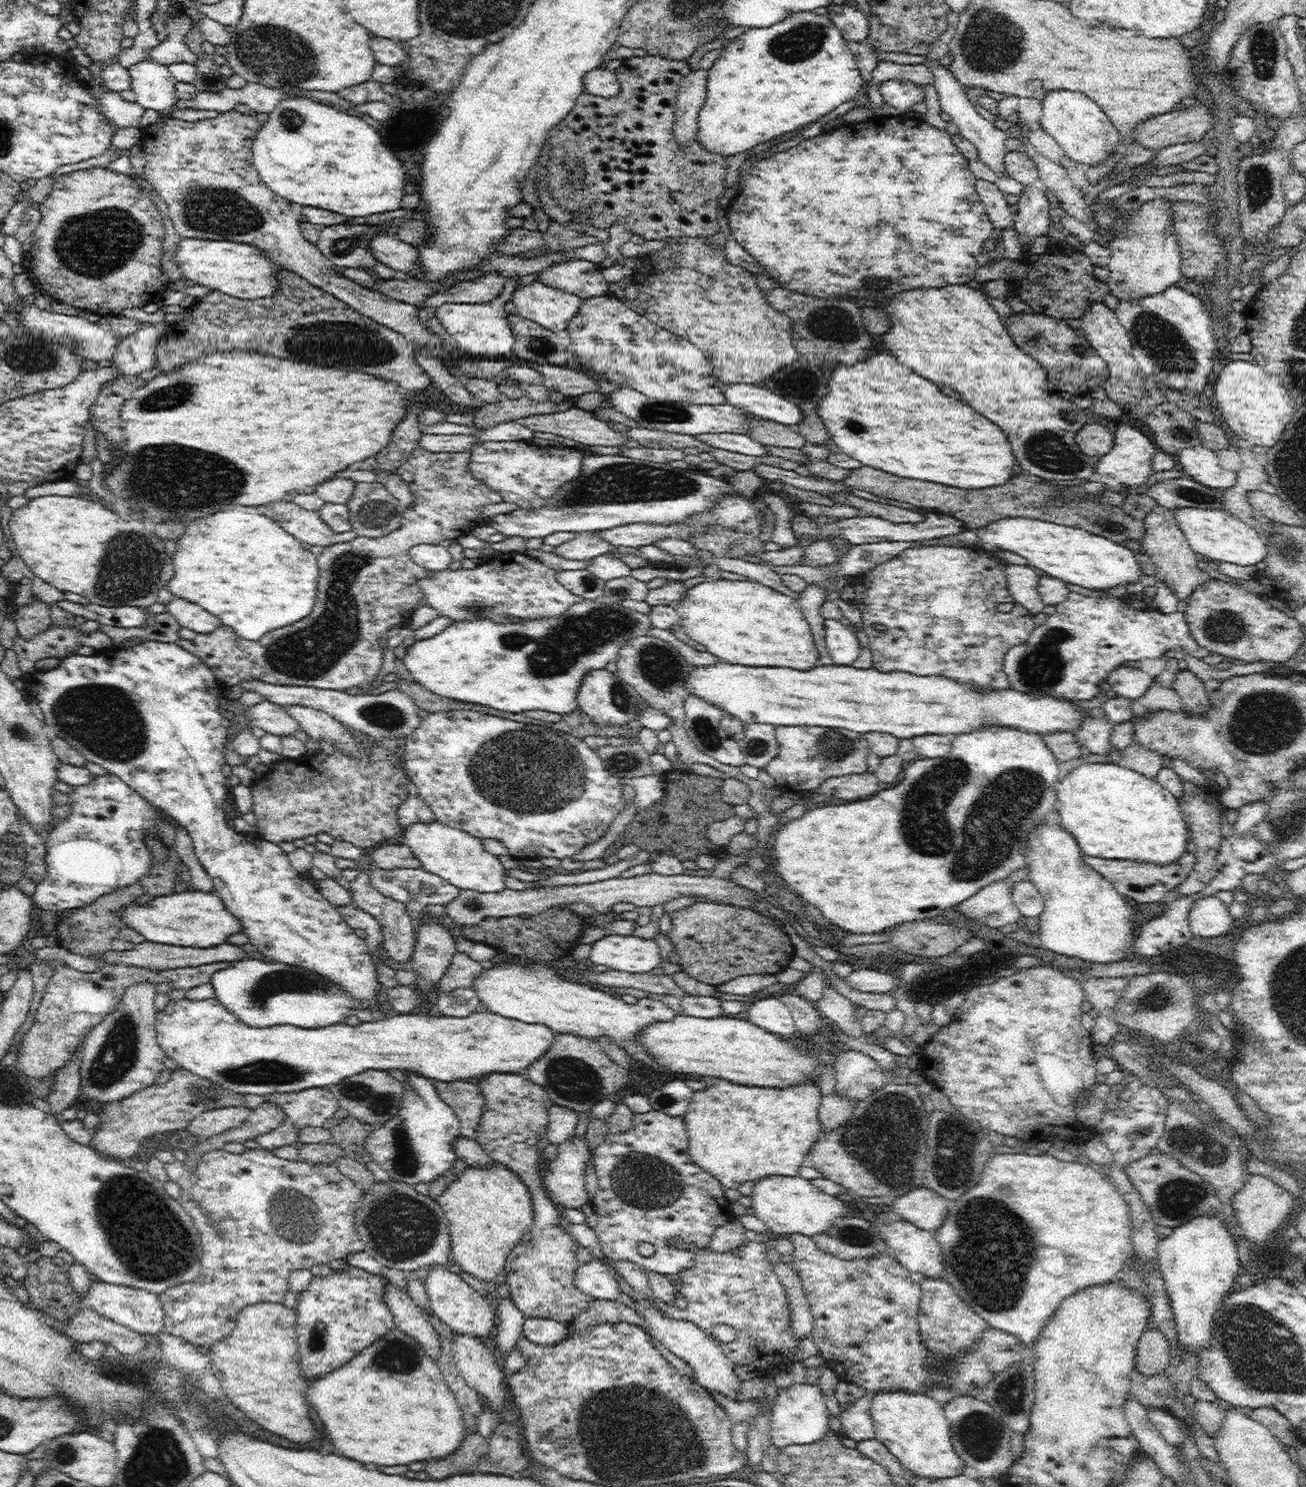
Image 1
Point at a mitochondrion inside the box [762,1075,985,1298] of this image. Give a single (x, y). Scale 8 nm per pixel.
(881, 1139)

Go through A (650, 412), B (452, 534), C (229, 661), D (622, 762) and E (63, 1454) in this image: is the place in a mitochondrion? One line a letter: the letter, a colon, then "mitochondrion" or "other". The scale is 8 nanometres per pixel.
A: mitochondrion
B: other
C: other
D: mitochondrion
E: mitochondrion

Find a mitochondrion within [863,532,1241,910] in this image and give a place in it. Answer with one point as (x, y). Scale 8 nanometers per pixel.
(989, 832)

